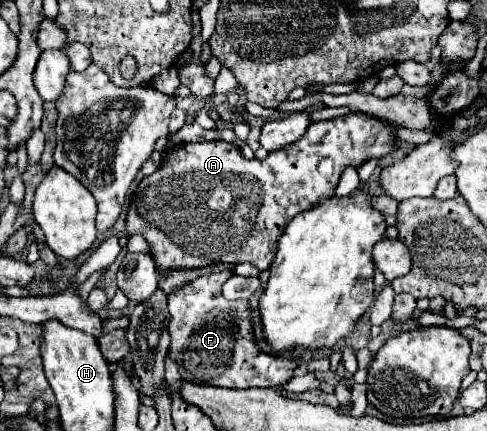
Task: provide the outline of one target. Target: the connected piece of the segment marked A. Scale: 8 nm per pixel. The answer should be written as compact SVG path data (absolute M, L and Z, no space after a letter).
M349 113L345 117L311 123L299 141L271 151L265 161L245 159L237 145L221 139L169 147L163 153L163 165L153 175L145 175L133 193L127 211L127 233L143 235L149 241L159 273L171 273L171 269L201 269L219 263L251 263L263 271L275 259L277 239L287 223L321 197L331 197L347 165L359 167L371 157L379 159L391 153L393 131L395 127L379 119Z

